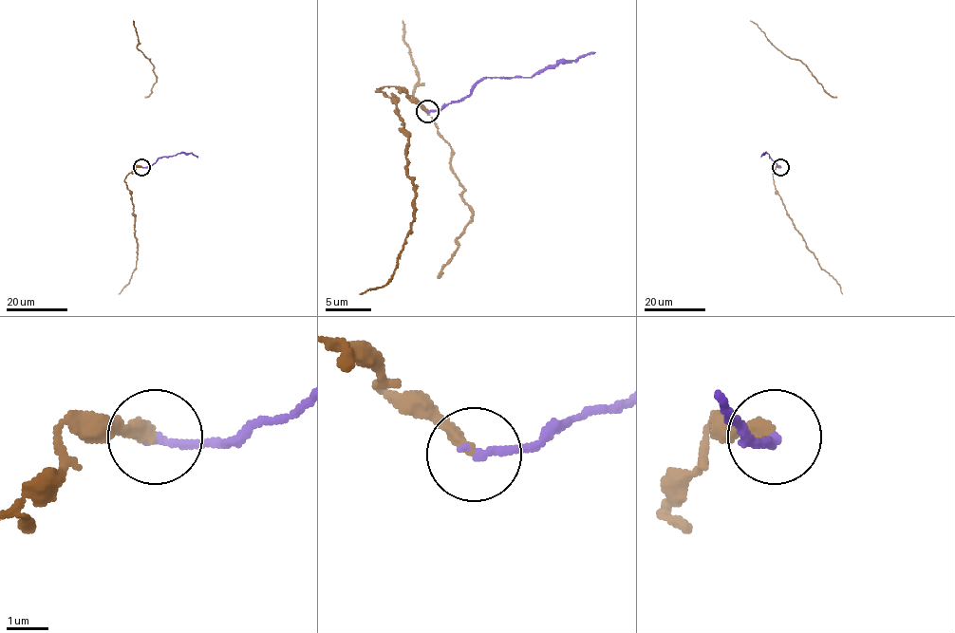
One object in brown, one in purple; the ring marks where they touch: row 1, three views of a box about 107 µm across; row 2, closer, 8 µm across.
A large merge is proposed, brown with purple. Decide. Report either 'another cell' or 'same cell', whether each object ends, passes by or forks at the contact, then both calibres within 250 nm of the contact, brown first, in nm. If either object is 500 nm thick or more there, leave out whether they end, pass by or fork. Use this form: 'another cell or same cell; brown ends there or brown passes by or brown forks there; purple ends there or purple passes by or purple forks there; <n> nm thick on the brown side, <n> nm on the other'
same cell; brown ends there; purple ends there; 320 nm thick on the brown side, 200 nm on the other

